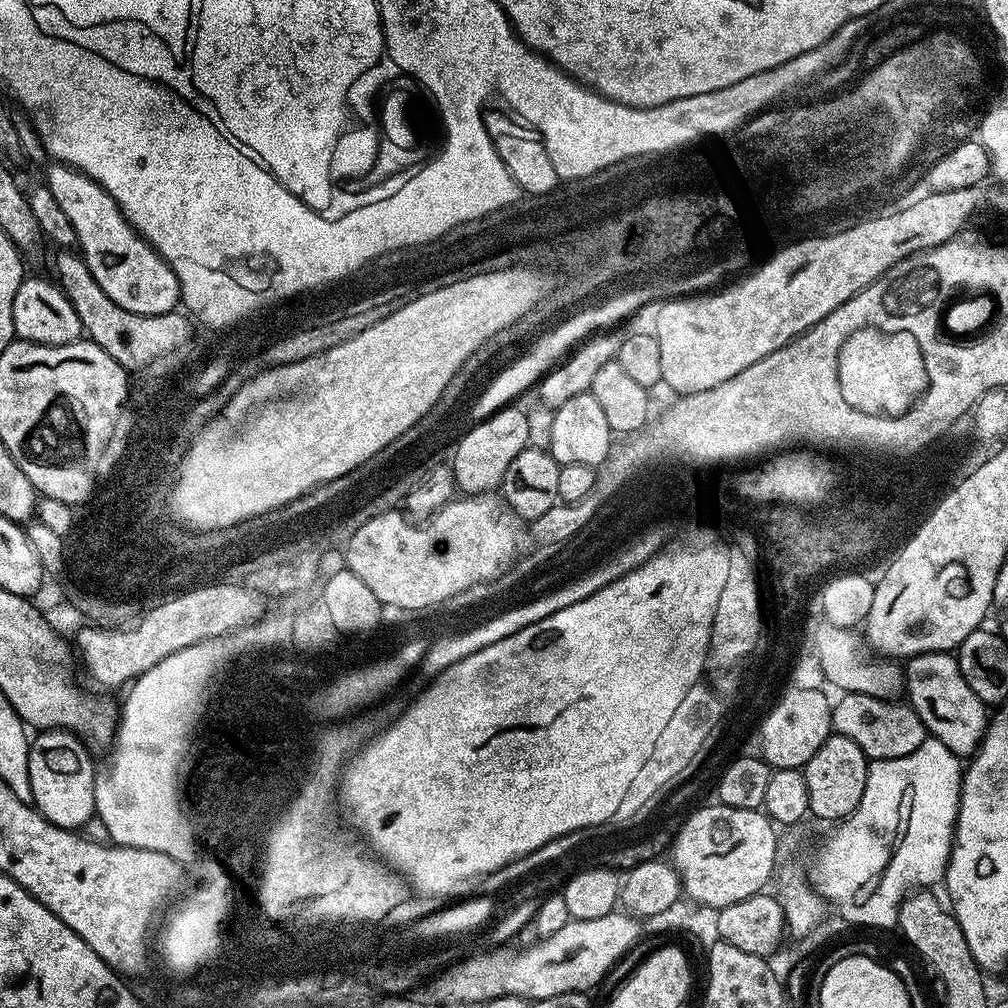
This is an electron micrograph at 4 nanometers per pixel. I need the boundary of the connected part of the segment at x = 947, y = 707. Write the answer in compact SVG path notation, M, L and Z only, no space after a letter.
M952 652L918 654L907 661L904 682L907 703L922 718L929 737L940 740L955 756L975 756L988 728L990 712L978 694L970 690L966 678L962 678L959 659Z

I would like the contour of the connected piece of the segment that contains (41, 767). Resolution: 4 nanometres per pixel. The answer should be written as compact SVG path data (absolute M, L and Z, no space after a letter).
M50 728L37 736L40 737L37 740L35 737L28 746L32 804L54 826L69 830L83 829L97 815L98 777L92 765L92 756L88 753L89 745L67 728Z

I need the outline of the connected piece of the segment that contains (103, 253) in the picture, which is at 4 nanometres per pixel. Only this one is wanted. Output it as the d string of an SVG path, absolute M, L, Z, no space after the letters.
M49 163L46 183L50 194L62 206L70 226L74 226L78 251L84 257L94 282L100 289L134 314L153 316L173 311L181 303L180 283L165 260L143 240L132 224L122 214L122 210L110 198L110 194L98 182L94 182L85 172L71 168L69 164Z

